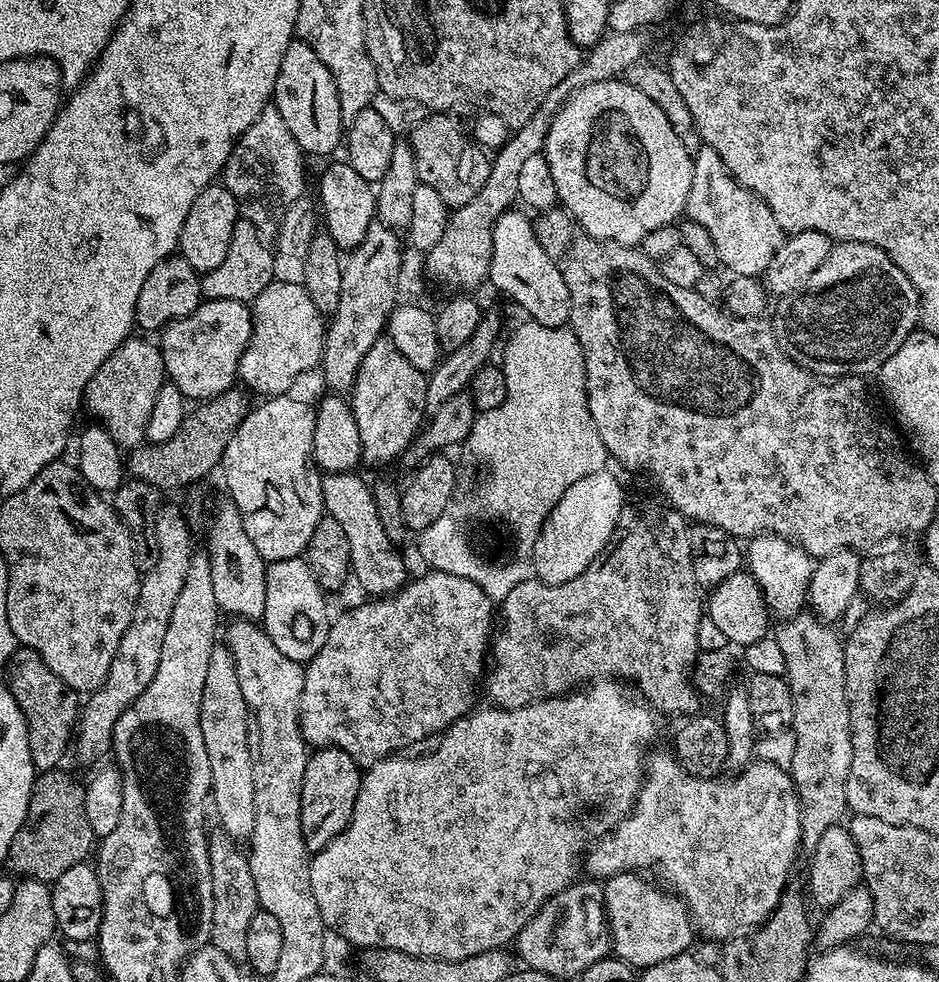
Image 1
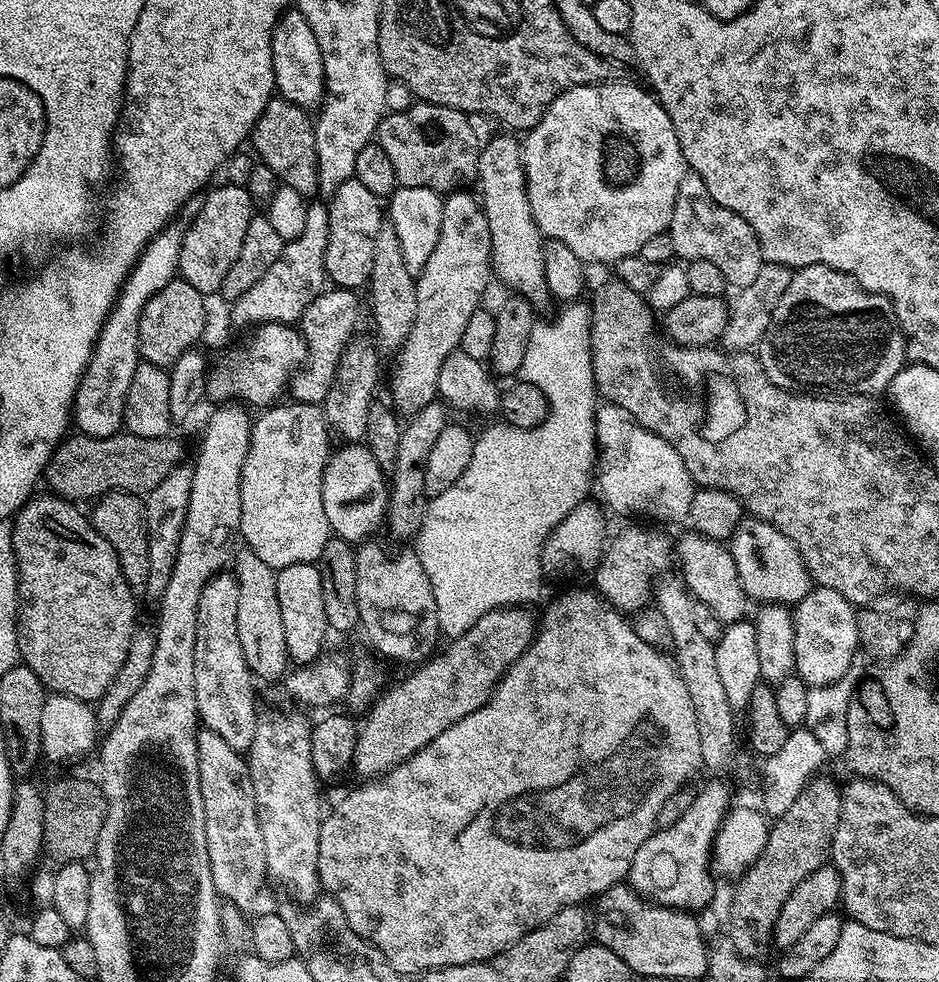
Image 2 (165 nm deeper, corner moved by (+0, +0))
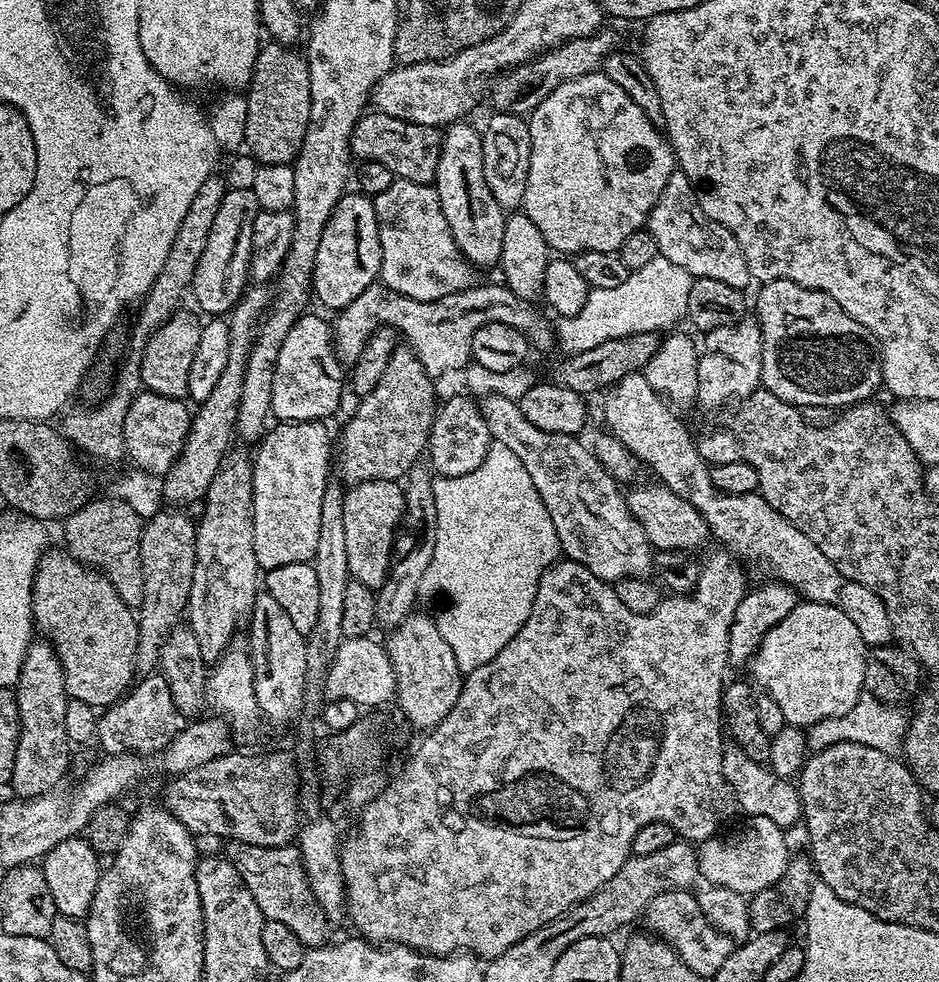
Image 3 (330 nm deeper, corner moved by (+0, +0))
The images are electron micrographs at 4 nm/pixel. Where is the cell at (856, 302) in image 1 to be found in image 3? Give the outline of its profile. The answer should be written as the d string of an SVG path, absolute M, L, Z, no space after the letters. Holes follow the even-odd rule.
M769 280L759 288L754 320L761 330L763 391L801 410L843 410L881 391L877 345L866 326L854 322L834 298L789 280Z

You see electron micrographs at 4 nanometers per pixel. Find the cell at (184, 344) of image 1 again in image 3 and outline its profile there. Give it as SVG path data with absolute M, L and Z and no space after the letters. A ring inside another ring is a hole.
M301 314L290 326L290 334L286 334L282 350L278 350L271 415L280 422L327 421L335 414L344 388L346 392L346 368L336 355L333 325L320 316L308 315Z

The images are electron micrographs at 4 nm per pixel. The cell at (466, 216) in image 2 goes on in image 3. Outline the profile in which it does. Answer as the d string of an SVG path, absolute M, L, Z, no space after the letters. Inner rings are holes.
M468 122L449 124L442 132L442 150L438 158L438 174L434 187L442 202L442 214L446 214L446 222L450 226L450 234L454 234L454 242L458 242L458 250L467 258L469 264L477 269L499 265L502 254L502 230L506 209L490 194L490 186L486 186L486 170L482 170L482 132Z

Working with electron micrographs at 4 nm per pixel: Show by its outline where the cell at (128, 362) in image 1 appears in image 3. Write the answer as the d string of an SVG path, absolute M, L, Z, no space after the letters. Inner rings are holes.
M141 390L133 395L124 419L124 451L137 469L163 477L174 466L192 425L193 413L187 407L183 399L166 398L157 392Z

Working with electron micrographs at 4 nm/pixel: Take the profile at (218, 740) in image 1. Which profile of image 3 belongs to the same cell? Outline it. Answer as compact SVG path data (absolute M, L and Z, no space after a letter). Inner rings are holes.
M229 451L220 469L210 482L208 494L202 501L204 517L196 526L196 565L194 583L190 586L187 627L198 638L205 662L215 662L230 647L236 627L245 623L254 606L262 569L254 558L252 533L252 465L244 452Z

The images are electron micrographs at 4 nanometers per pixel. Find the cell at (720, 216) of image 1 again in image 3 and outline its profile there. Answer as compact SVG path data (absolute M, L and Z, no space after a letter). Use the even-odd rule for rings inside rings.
M677 170L670 174L658 202L650 210L646 230L654 242L658 242L660 255L674 262L674 266L682 266L682 270L694 278L714 278L741 290L747 289L747 284L750 284L748 267L742 258L738 240L730 234L730 230L726 230L726 226L702 214L702 206L698 206L696 192L684 172Z

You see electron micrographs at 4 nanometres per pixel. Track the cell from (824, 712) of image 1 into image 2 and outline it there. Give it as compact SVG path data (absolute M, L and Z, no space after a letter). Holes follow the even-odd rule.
M824 774L817 775L808 781L808 784L798 794L794 804L781 816L771 821L766 838L765 848L759 858L747 868L747 871L739 877L736 889L732 892L732 901L728 904L728 936L727 943L733 950L748 960L759 961L772 944L772 927L778 918L778 910L782 910L782 902L790 898L790 893L802 878L814 874L829 859L832 850L834 830L838 830L840 821L840 794L841 789L836 788L832 780L827 780Z

